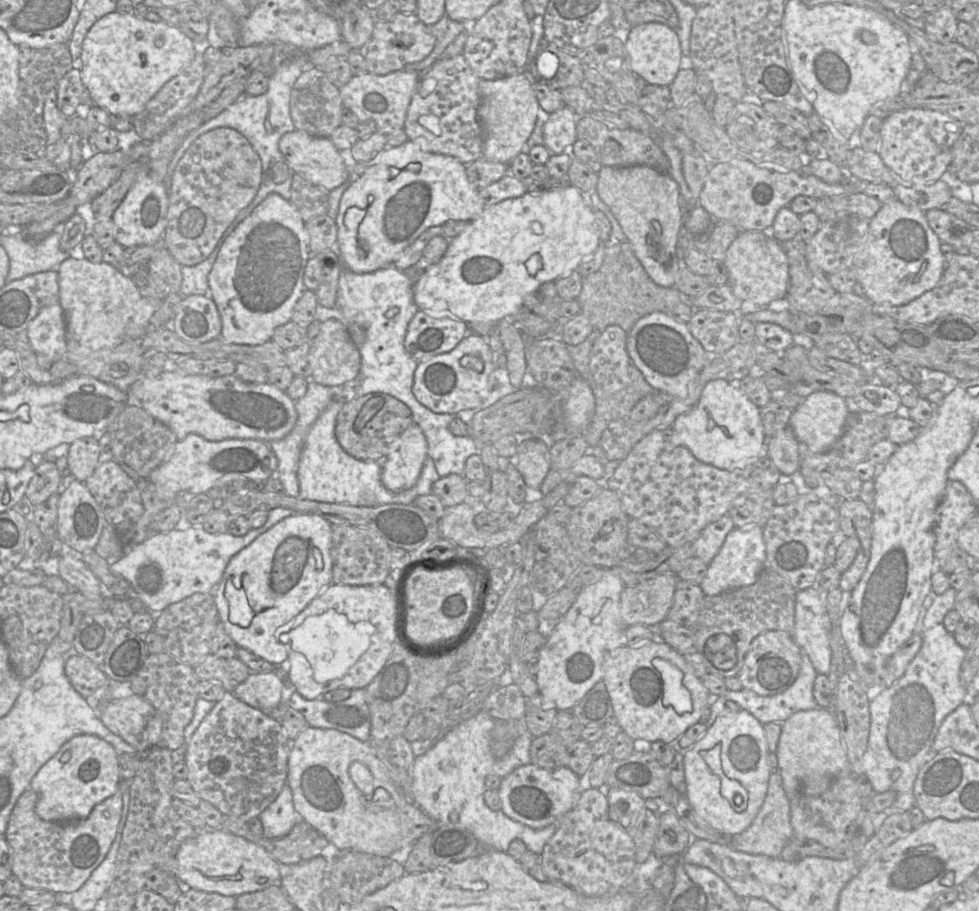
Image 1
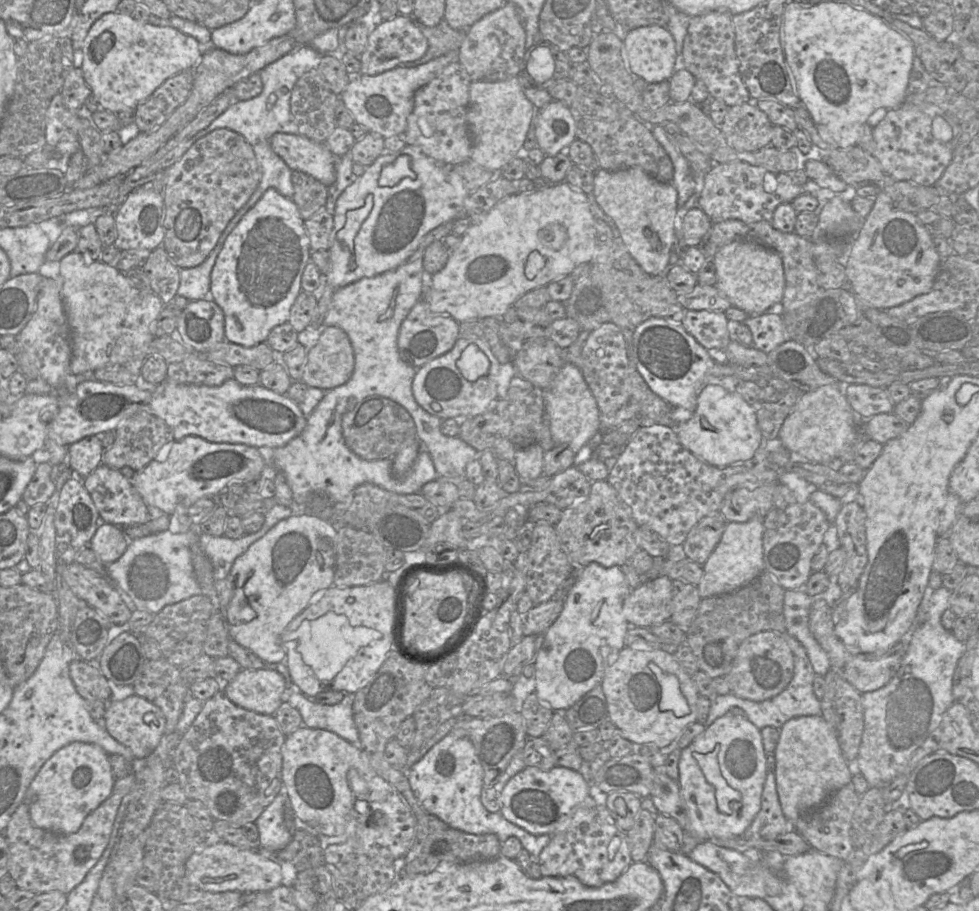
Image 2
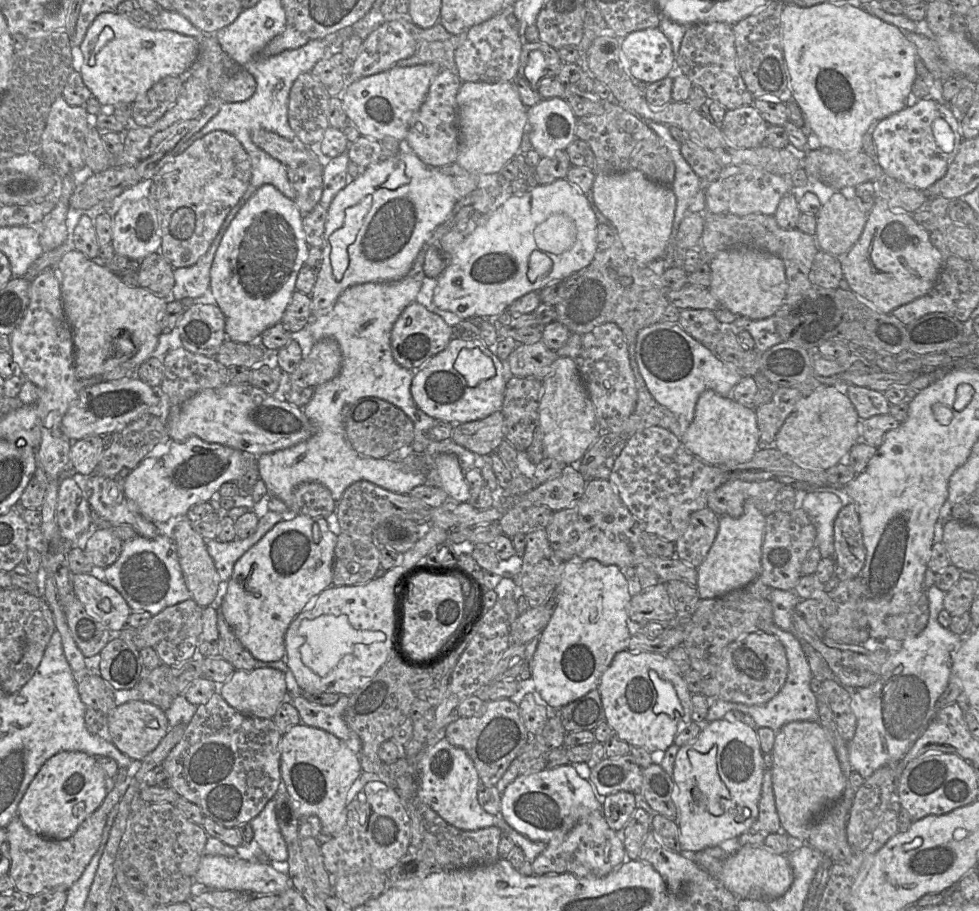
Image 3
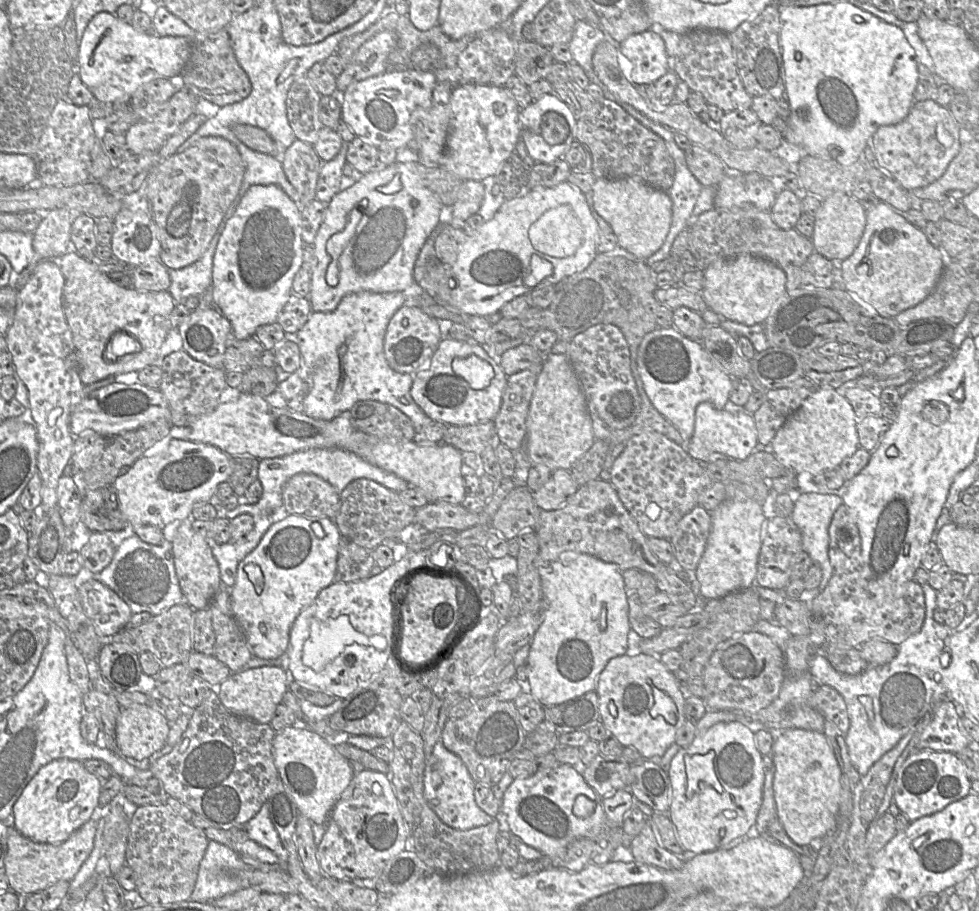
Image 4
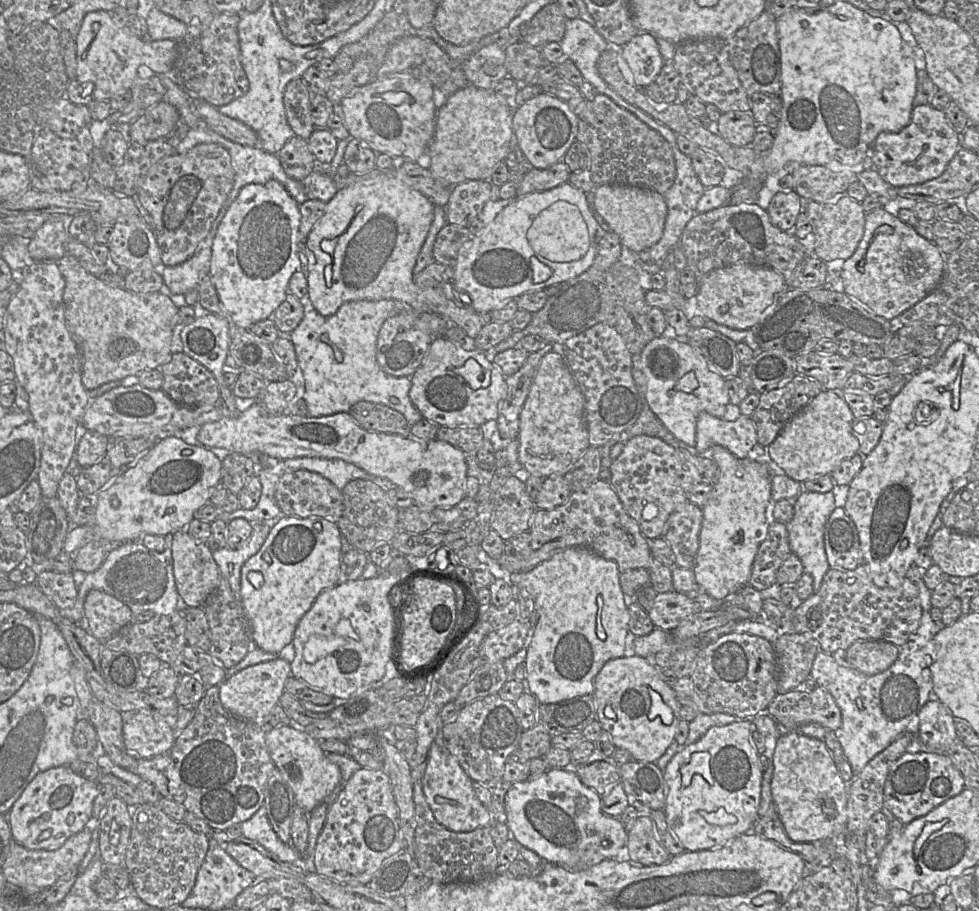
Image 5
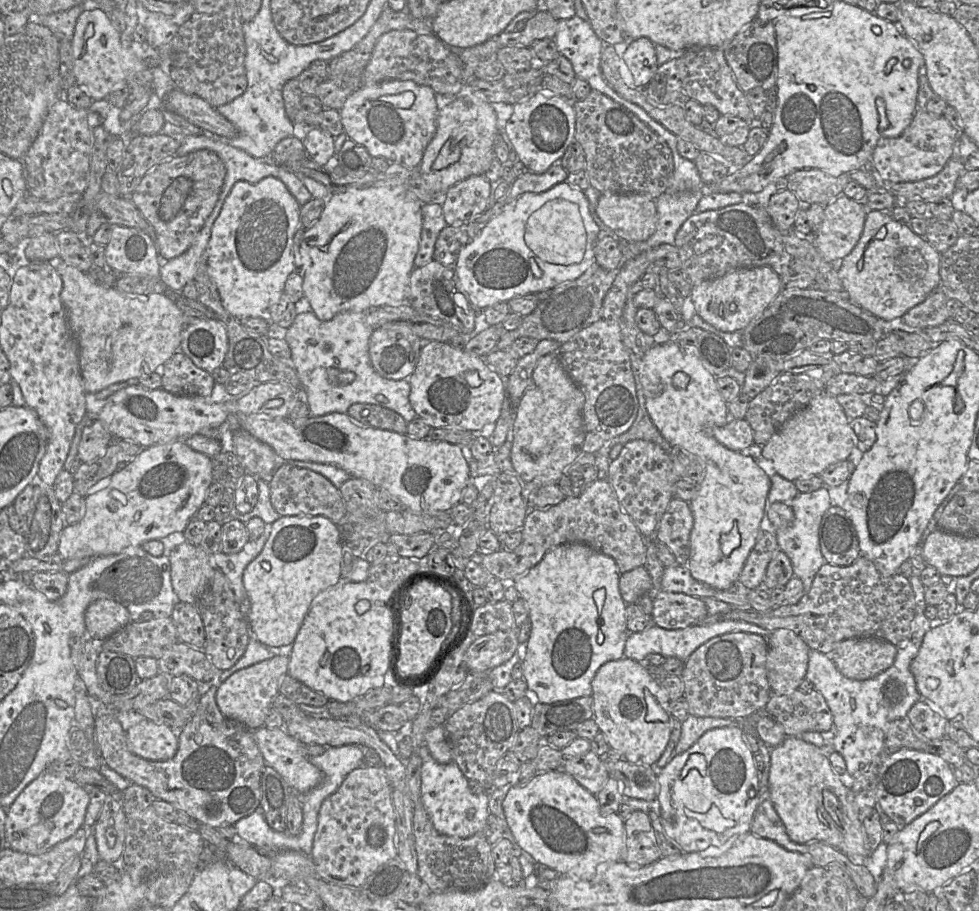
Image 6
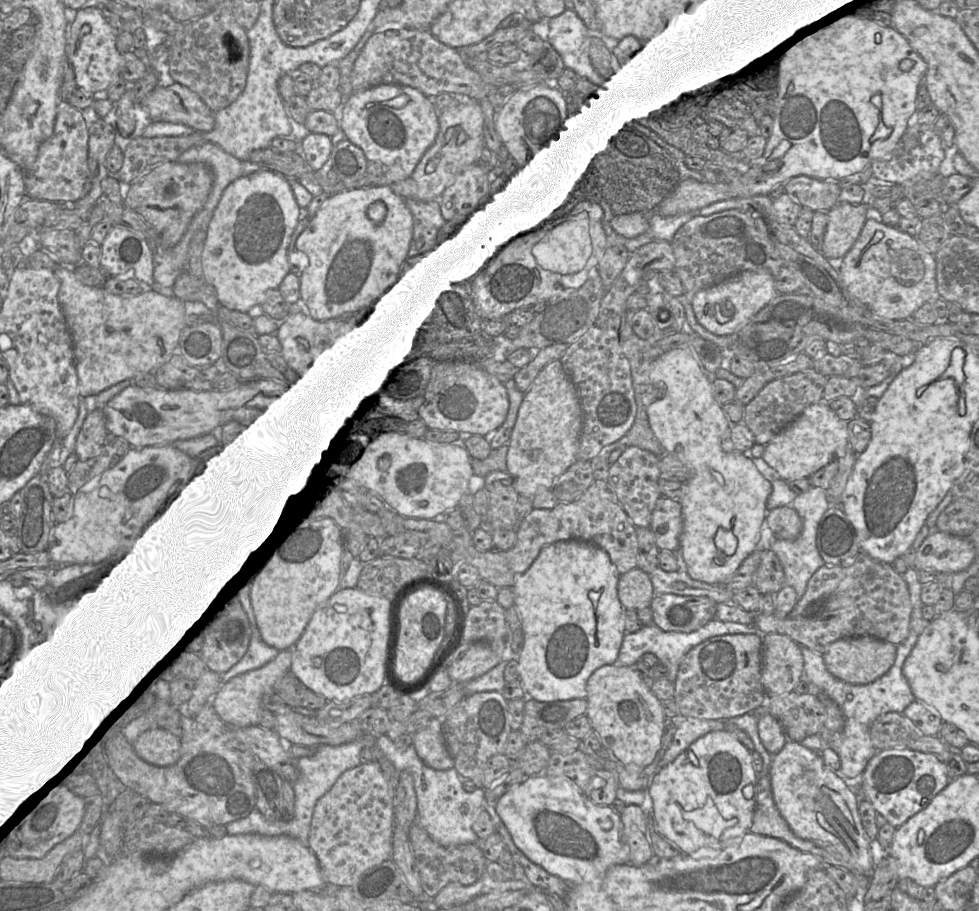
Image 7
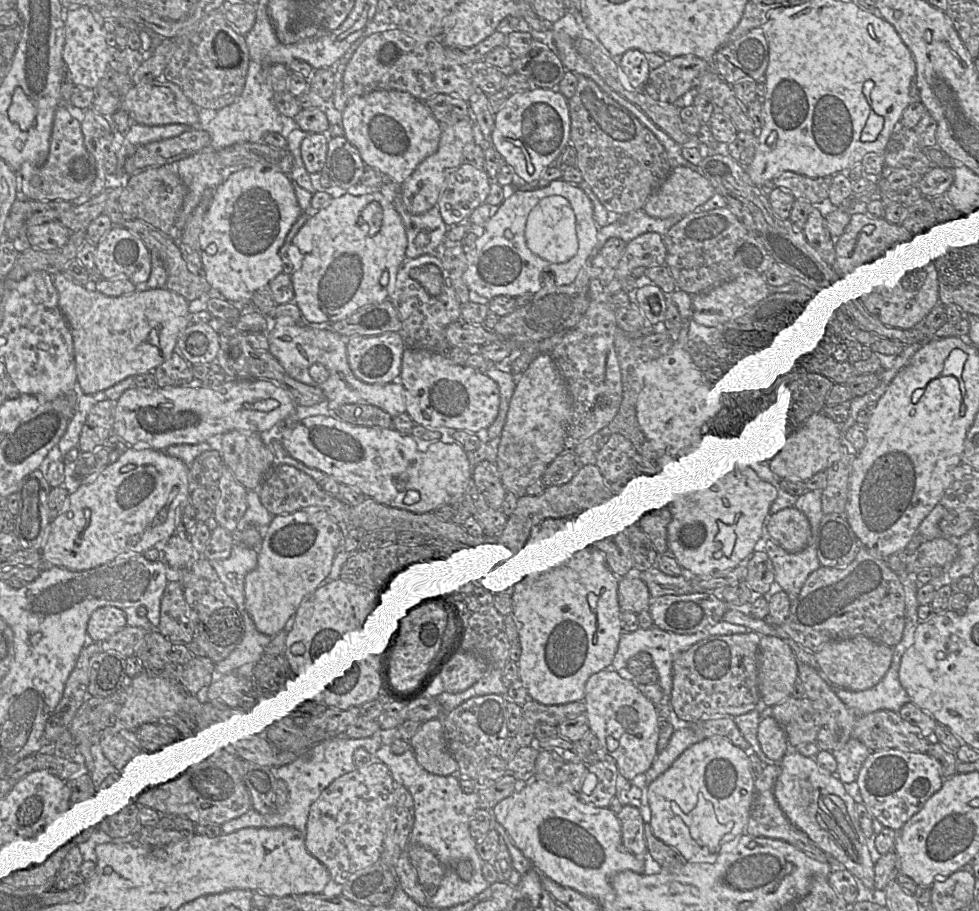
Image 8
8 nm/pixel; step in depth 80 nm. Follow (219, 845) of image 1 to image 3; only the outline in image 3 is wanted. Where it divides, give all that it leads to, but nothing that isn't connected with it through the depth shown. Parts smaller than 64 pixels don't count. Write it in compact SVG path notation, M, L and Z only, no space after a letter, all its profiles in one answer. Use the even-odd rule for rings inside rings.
M203 855L195 877L196 886L214 890L244 891L253 895L279 895L291 886L288 874L274 869L271 863L265 861L248 861L239 857L220 855Z

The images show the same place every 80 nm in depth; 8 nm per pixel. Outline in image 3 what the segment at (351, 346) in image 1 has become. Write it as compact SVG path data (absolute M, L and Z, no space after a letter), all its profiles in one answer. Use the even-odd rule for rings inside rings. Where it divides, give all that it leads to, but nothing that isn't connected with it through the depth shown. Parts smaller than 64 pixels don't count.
M334 338L319 340L290 375L291 388L317 387L335 378L341 366L342 353L338 342Z

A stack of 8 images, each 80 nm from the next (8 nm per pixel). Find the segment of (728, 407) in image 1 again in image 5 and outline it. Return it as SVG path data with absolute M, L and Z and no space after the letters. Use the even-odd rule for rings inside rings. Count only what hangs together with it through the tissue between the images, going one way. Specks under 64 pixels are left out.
M701 412L696 424L695 452L701 454L713 445L720 445L738 458L747 458L758 444L751 416L740 415L734 421Z

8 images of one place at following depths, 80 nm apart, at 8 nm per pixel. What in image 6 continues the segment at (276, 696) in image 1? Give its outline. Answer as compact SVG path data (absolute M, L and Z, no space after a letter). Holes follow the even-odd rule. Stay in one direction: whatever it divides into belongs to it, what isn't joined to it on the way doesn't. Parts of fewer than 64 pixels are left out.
M277 655L241 669L219 683L216 703L222 714L250 730L263 727L274 698L279 694L279 683L288 672L289 661L290 657Z

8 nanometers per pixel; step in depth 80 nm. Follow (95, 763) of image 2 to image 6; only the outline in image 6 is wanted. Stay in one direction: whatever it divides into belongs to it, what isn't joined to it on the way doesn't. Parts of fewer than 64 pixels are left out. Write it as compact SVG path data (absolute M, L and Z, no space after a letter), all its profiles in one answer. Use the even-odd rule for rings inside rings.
M43 773L28 784L7 808L5 837L8 848L39 855L84 827L90 794L71 778Z

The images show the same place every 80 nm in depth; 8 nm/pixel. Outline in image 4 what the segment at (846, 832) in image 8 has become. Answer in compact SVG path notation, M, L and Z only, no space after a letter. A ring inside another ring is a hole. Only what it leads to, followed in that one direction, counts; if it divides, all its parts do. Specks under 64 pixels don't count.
M791 728L773 734L773 794L777 818L795 844L809 846L835 827L842 791L841 770L823 732Z

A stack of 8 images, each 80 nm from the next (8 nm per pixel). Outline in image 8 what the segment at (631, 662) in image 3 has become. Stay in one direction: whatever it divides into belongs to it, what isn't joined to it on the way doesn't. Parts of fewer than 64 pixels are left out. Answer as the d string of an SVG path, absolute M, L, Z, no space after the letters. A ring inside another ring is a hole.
M607 669L588 678L584 703L589 728L596 735L599 748L615 760L620 776L627 781L639 781L657 756L660 728L656 705L640 692L637 684L626 675L626 670ZM608 736L612 736L618 742L614 751L607 749Z

